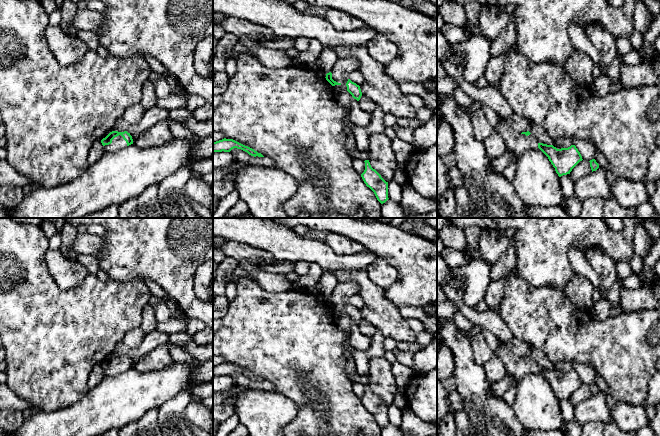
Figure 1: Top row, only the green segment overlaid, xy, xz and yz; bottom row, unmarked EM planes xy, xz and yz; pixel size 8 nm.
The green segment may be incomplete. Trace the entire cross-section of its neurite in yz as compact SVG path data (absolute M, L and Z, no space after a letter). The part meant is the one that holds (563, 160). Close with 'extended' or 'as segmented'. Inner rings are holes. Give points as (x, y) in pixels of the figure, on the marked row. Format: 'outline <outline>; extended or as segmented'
outline M501 117L496 132L504 139L507 151L513 154L513 162L516 162L524 151L539 148L548 157L559 177L570 174L572 169L583 160L575 145L557 149L553 145L538 143L529 131L518 133L506 119Z; extended

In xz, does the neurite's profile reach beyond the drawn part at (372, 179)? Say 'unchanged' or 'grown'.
unchanged

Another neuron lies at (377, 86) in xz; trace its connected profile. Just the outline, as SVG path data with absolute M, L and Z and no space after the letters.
M323 46L333 49L338 58L354 58L358 61L359 72L363 75L364 82L360 86L362 95L372 100L377 107L380 107L385 114L393 115L397 119L412 120L415 118L415 110L406 96L400 91L398 83L388 77L384 72L384 66L374 60L368 53L366 47L348 47L348 46Z

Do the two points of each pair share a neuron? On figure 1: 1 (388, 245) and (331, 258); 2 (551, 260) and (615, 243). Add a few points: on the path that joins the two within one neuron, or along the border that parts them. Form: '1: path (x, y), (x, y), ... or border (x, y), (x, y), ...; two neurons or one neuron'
1: border (368, 249), (378, 256); two neurons
2: path (567, 244), (571, 240), (599, 240); one neuron

